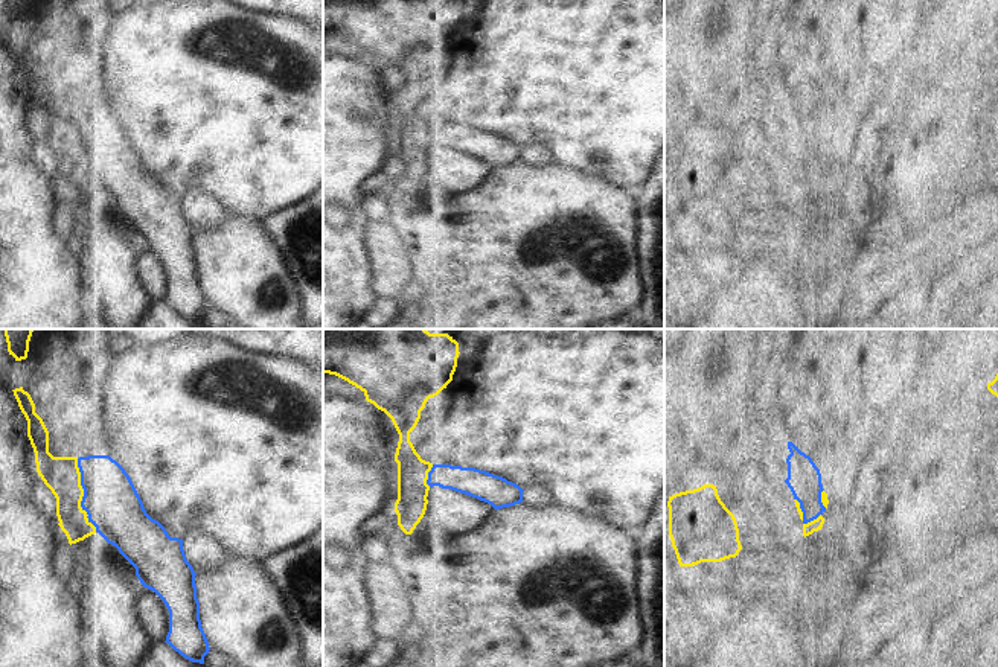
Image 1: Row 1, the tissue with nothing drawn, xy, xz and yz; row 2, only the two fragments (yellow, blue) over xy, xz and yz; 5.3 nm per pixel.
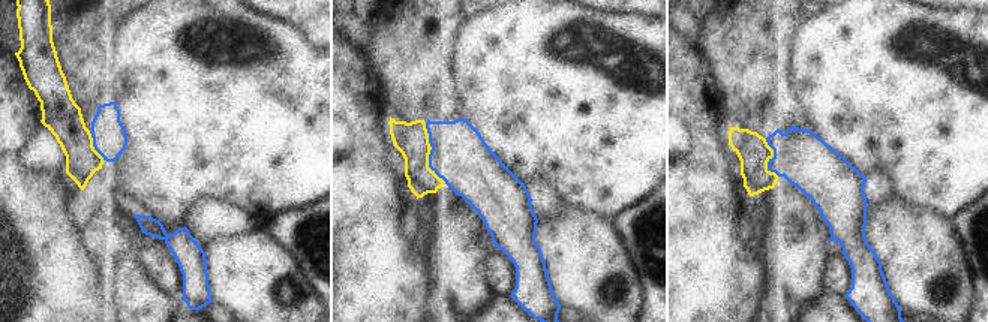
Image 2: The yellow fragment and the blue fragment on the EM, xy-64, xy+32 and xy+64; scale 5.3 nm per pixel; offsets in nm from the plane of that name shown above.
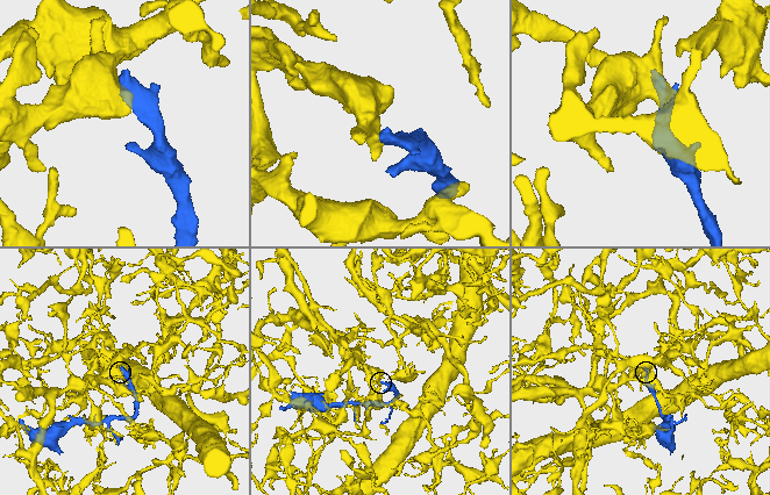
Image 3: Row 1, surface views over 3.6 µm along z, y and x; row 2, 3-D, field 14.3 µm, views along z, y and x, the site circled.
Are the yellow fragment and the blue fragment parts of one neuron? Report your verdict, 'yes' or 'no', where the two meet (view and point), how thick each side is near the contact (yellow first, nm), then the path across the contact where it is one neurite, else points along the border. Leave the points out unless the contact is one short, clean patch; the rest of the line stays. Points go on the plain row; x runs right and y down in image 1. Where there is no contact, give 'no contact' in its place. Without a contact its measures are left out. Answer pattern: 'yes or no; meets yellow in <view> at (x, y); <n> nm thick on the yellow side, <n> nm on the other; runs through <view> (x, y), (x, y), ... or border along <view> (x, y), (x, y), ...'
no; meets yellow in xy at (83, 154); 190 nm thick on the yellow side, 280 nm on the other; border along xy (76, 118), (83, 148), (81, 166), (96, 189)

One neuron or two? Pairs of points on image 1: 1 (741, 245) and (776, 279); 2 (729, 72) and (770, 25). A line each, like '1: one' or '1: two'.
1: two
2: one

